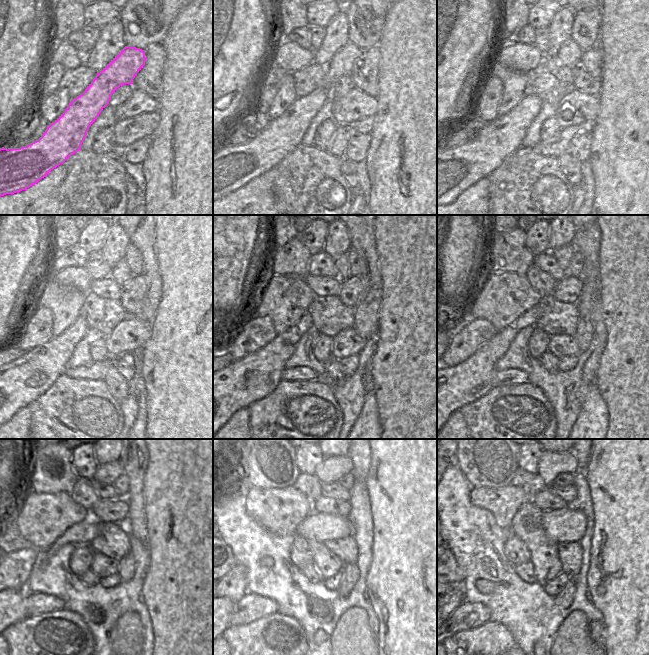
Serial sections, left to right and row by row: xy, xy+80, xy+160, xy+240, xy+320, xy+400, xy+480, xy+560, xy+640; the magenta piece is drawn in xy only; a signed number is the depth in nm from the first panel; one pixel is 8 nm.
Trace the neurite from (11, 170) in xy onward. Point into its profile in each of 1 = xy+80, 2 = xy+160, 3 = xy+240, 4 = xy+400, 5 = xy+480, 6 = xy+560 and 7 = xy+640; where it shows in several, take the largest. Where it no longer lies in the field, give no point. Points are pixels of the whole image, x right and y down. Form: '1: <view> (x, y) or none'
1: xy+80 (233, 167)
2: xy+160 (457, 169)
3: xy+240 (15, 386)
4: xy+400 (462, 384)
5: xy+480 (9, 606)
6: xy+560 (317, 526)
7: xy+640 (567, 525)

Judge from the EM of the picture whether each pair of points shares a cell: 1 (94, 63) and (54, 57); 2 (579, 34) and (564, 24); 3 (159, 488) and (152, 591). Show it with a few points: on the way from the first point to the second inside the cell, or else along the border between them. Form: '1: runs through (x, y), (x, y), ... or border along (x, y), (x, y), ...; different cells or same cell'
1: border along (82, 56), (83, 63); different cells
2: border along (575, 12), (570, 37); different cells
3: runs through (162, 514), (162, 565); same cell

